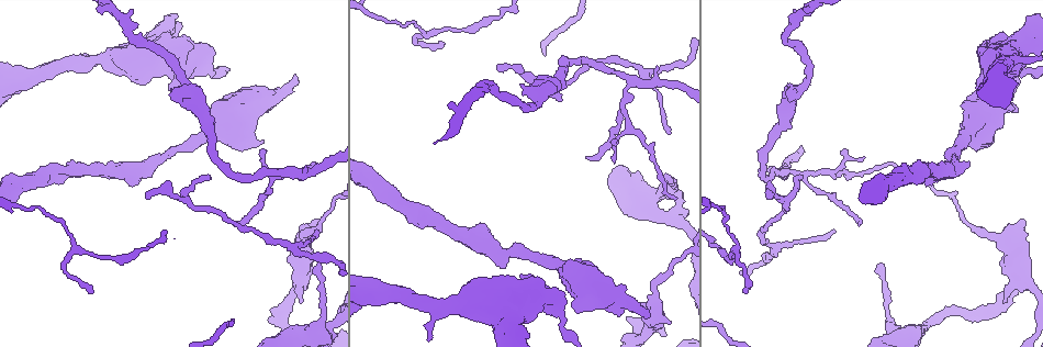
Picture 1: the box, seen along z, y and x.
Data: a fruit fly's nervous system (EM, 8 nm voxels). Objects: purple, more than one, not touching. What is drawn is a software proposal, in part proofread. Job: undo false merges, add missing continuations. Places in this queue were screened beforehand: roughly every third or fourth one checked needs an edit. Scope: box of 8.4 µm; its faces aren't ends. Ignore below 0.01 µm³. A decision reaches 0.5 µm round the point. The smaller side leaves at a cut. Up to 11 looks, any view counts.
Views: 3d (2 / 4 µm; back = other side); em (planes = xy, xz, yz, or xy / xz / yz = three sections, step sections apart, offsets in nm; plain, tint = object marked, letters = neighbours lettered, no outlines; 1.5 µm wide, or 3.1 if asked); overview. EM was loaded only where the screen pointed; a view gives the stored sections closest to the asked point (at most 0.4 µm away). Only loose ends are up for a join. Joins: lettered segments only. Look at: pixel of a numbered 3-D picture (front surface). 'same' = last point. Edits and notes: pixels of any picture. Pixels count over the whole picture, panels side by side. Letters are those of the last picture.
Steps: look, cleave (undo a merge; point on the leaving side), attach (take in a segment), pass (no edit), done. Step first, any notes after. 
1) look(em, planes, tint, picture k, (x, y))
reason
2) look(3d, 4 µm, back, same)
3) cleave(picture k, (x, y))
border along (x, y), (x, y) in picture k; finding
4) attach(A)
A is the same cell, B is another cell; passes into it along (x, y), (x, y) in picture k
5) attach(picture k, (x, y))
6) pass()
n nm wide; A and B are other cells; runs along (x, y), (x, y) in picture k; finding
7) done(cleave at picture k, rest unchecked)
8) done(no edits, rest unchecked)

look(3d, 2 µm, picture 1, (1016, 79))
free end

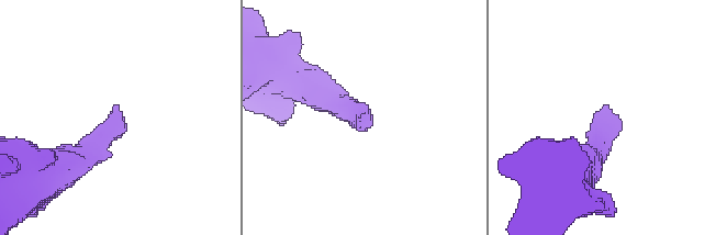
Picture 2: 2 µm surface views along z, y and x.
look(em, planes, letters, picture 2, (363, 108))

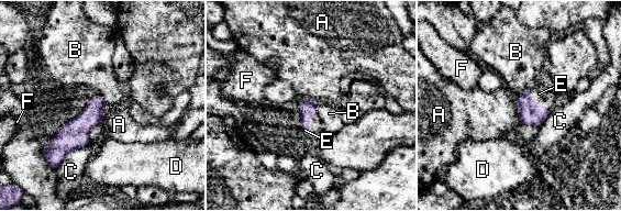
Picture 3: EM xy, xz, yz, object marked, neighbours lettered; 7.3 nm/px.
attach(E)
E is the same cell, A, B, C, D and F are other cells; passes into it along (531, 113), (535, 102), (539, 93) in picture 3; it goes on there

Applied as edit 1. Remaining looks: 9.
look(em, xz, step 8, letters, picture 1, (675, 200))
thin end

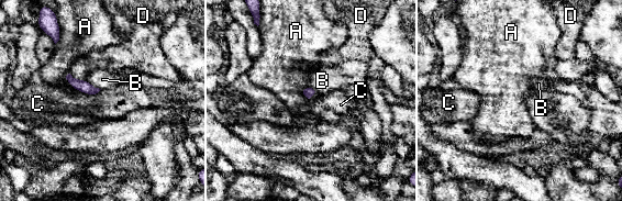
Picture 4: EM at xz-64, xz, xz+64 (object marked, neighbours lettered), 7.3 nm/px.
look(em, planes, letters, same)

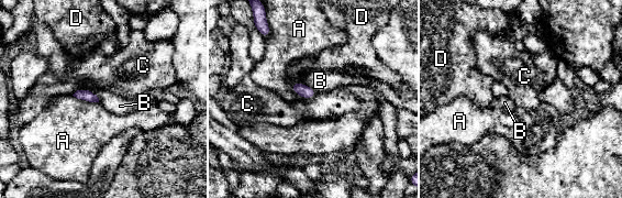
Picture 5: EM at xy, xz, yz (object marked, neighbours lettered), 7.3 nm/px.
pass()
A, B, C and D are other cells; border along (317, 92), (312, 97), (302, 98) in picture 5; none of them fits

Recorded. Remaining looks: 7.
look(em, planes, plain, picture 1, (1026, 222))
thick end

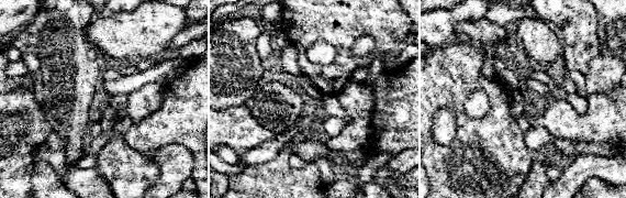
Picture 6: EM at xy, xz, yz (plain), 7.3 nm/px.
look(em, planes, letters, same)
what lies round it

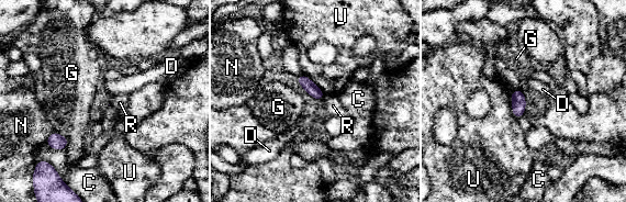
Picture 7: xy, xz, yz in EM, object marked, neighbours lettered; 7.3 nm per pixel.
pass()
C, D, G, N, R and U are other cells; border along (325, 94), (321, 100) in picture 7; no lettered segment goes on from it

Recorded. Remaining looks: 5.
look(3d, 4 µm, picture 1, (138, 40))
abrupt turn

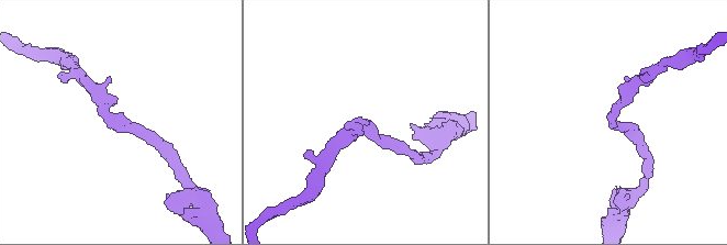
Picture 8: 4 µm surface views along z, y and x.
look(em, planes, letters, picture 8, (362, 123))
arms of 200, 220 nm; now the EM

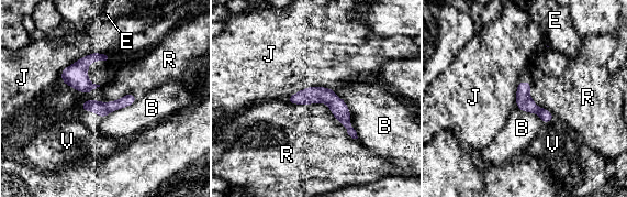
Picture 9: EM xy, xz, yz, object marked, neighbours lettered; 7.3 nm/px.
pass()
110 nm wide; B, E, J, R and V are other cells; runs along (291, 99), (326, 97), (354, 134) in picture 9; all the same neuron

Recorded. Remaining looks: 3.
done(attach at picture 3, rest unchecked)

